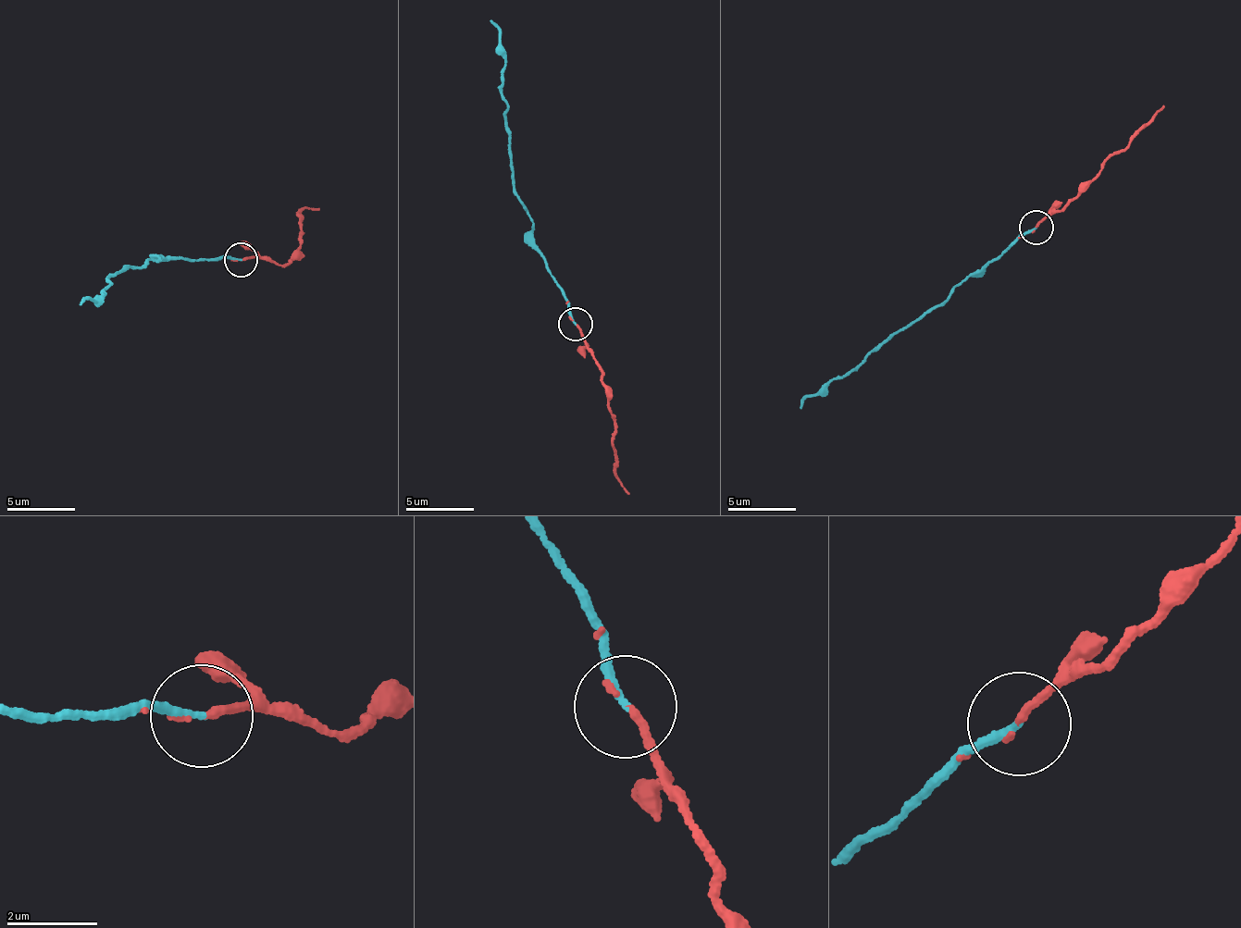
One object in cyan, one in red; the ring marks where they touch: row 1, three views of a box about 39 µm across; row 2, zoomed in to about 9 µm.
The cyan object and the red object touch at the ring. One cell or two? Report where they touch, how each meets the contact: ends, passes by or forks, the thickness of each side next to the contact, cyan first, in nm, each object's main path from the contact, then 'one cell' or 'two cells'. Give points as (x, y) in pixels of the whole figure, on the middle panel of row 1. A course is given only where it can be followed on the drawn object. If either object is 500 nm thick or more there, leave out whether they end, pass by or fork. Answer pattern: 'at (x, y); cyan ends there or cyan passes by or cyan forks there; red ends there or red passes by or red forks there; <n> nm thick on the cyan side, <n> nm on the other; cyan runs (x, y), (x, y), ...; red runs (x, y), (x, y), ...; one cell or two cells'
at (575, 324); cyan ends there; red ends there; 150 nm thick on the cyan side, 160 nm on the other; cyan runs (574, 325), (571, 303), (550, 273), (534, 223), (515, 196), (503, 117), (505, 61), (501, 32), (490, 21); red runs (574, 325), (583, 335), (615, 418), (614, 474), (628, 494); one cell

